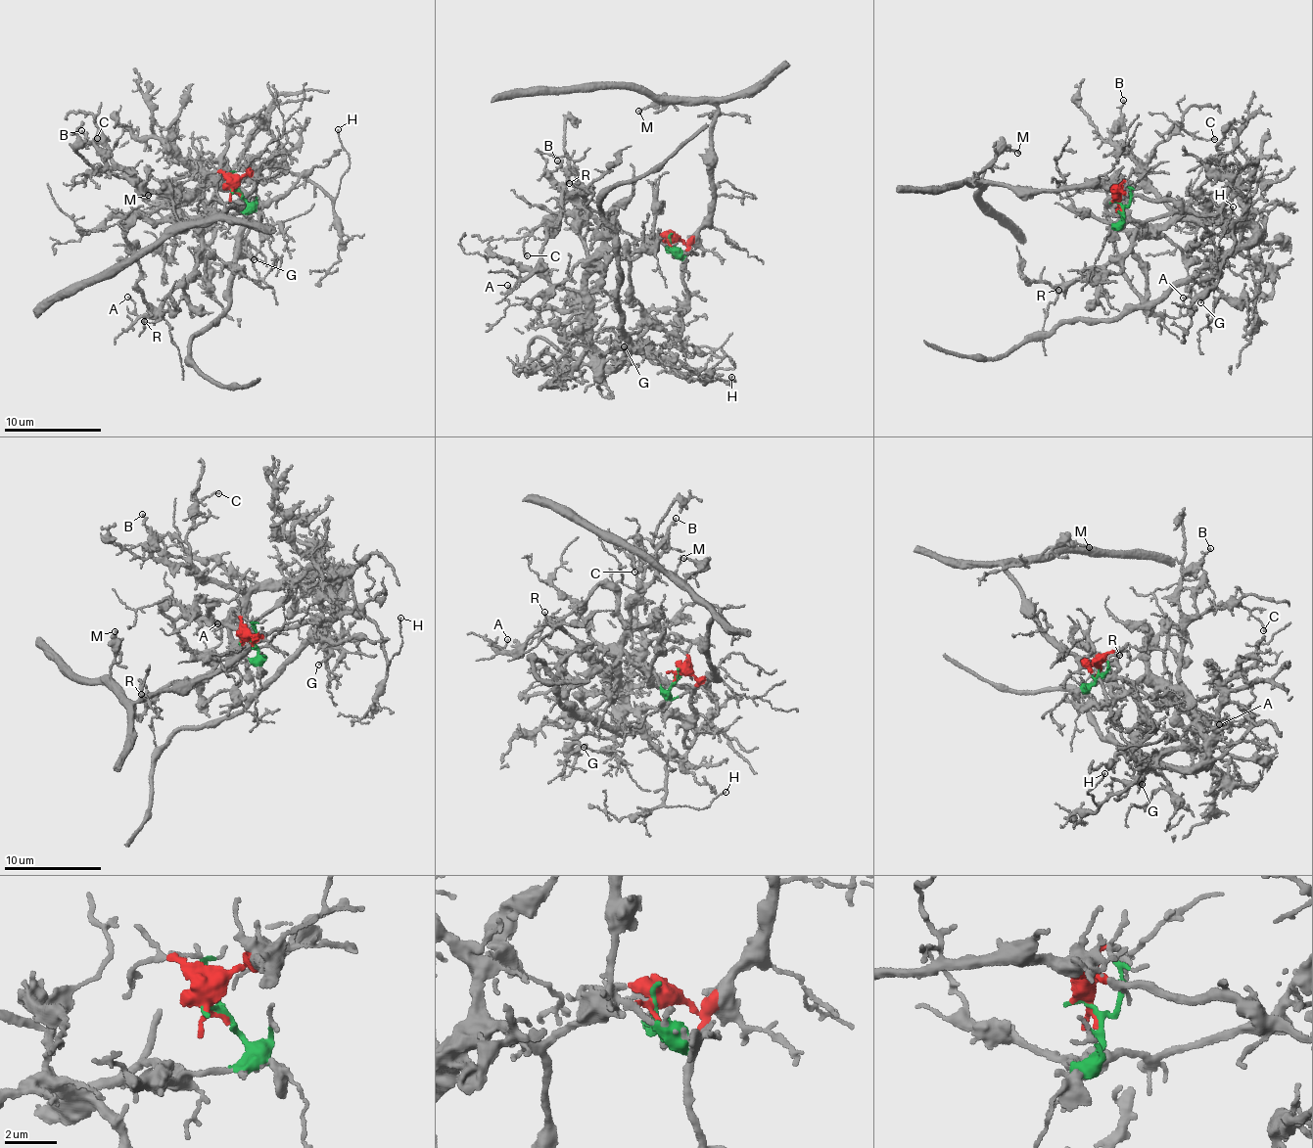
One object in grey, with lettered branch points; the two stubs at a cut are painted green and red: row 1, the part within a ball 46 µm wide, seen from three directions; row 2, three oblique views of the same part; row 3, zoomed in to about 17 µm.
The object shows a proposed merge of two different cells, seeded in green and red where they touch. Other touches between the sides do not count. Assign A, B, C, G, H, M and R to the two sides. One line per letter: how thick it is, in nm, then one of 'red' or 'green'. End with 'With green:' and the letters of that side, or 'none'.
A: 110 nm thick; green
B: 170 nm thick; green
C: 130 nm thick; green
G: 120 nm thick; green
H: 120 nm thick; green
M: 130 nm thick; red
R: 110 nm thick; green
With green: A, B, C, G, H, R

